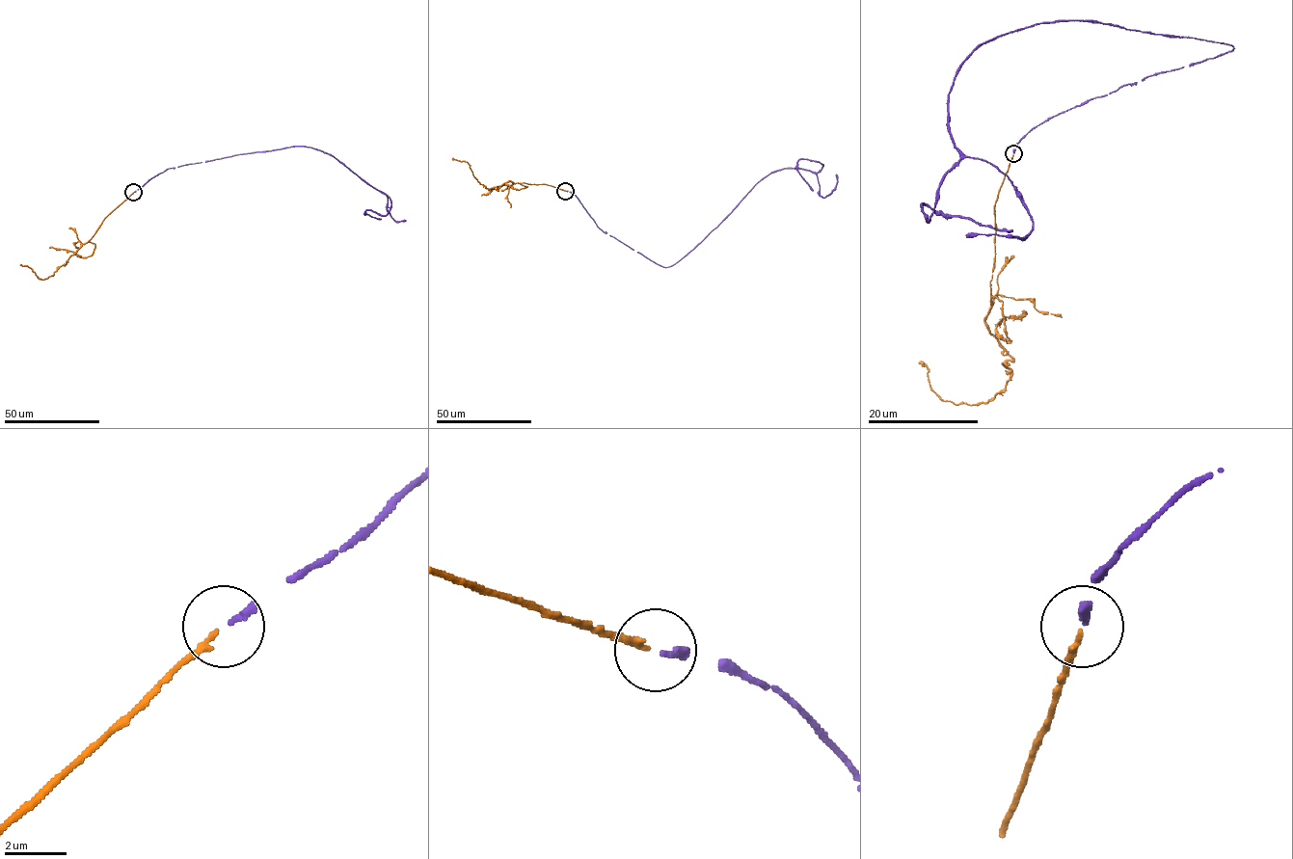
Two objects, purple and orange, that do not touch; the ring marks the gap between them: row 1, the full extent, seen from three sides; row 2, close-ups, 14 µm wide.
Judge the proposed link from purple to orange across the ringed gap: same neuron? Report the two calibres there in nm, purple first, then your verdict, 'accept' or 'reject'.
240 nm thick on the purple side, 170 nm on the other; accept

